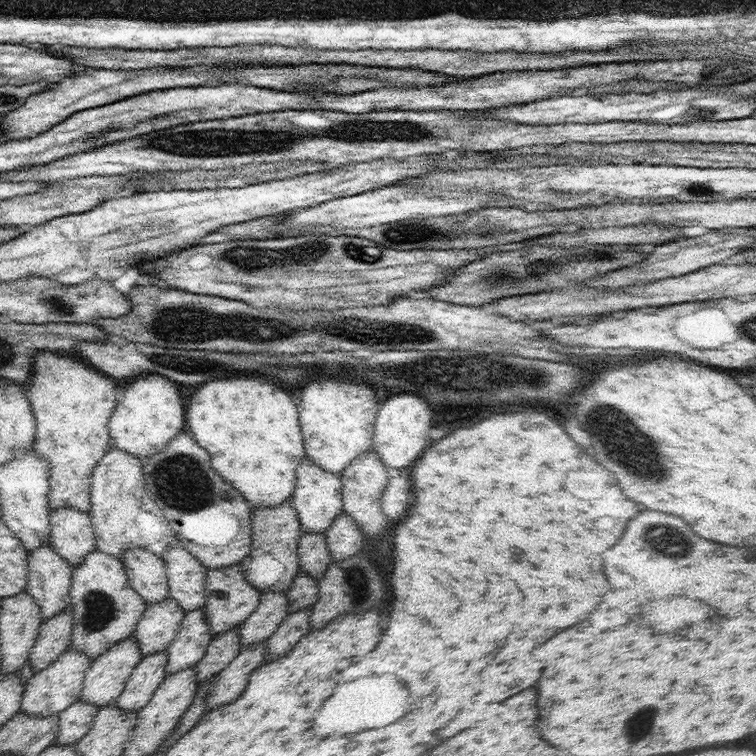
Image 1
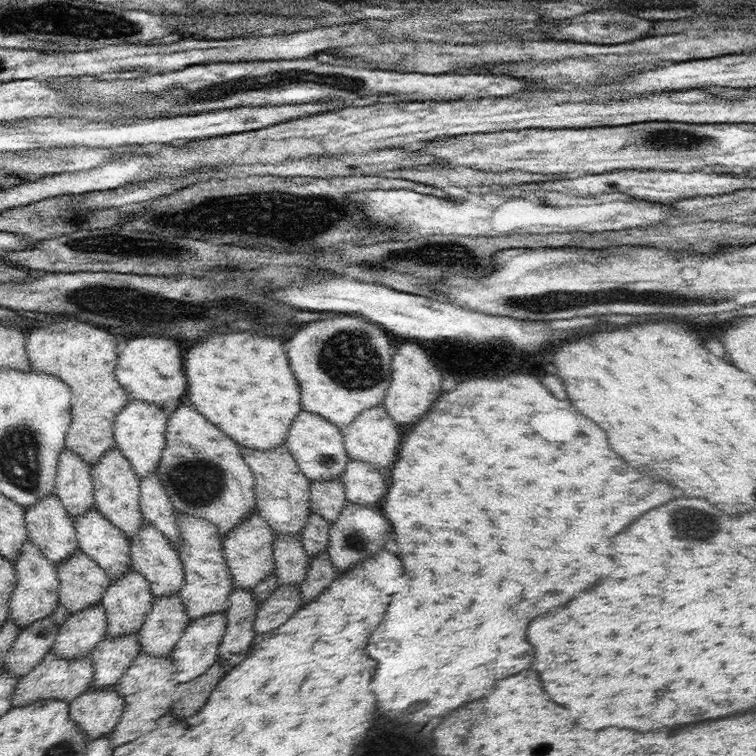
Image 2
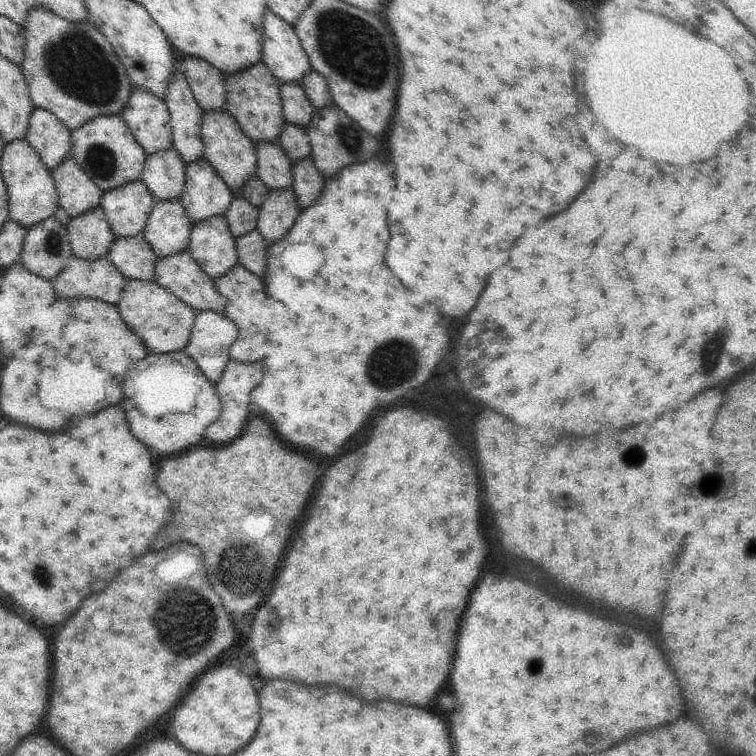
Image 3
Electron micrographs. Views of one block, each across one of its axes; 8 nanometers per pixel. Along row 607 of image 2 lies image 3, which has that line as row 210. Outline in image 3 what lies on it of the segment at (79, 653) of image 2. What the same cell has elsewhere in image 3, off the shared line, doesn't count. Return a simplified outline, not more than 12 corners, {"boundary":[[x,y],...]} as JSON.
{"boundary":[[101,205],[71,218],[73,256],[104,258],[115,240]]}

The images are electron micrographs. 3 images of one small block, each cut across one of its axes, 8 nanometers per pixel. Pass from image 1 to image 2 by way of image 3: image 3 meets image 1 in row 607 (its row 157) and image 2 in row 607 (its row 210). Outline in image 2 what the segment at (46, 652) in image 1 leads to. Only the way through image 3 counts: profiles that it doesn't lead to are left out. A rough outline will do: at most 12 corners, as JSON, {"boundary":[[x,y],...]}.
{"boundary":[[80,550],[60,562],[59,603],[70,615],[100,603],[106,571]]}

